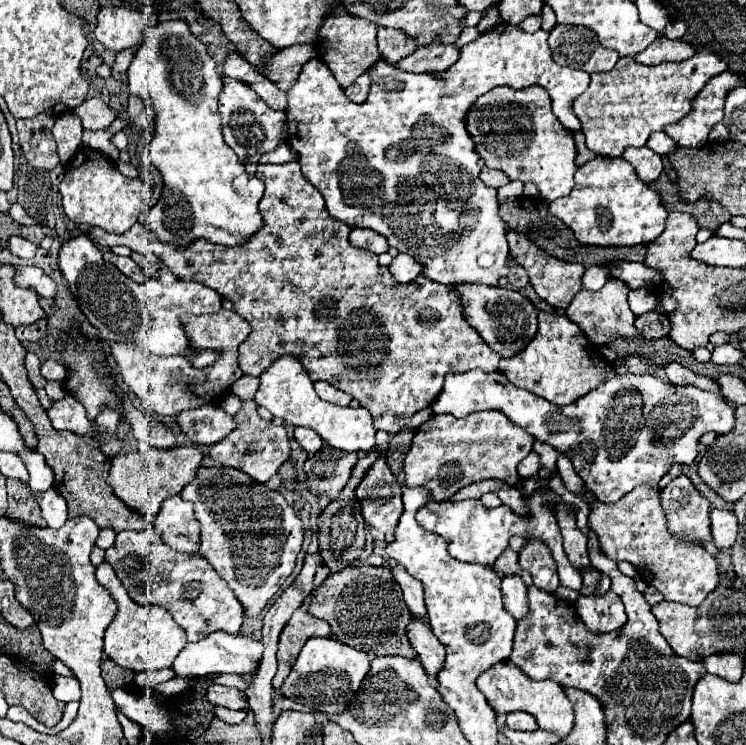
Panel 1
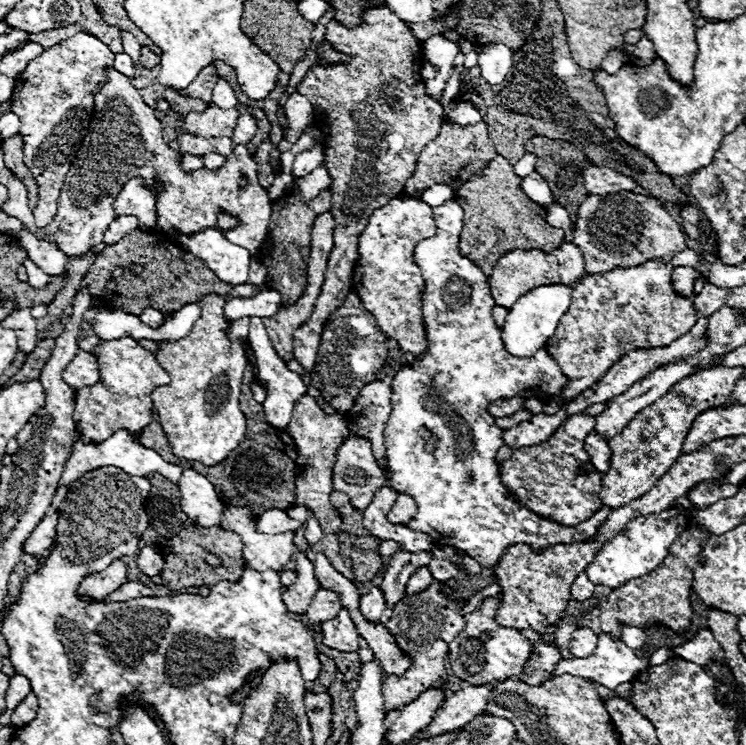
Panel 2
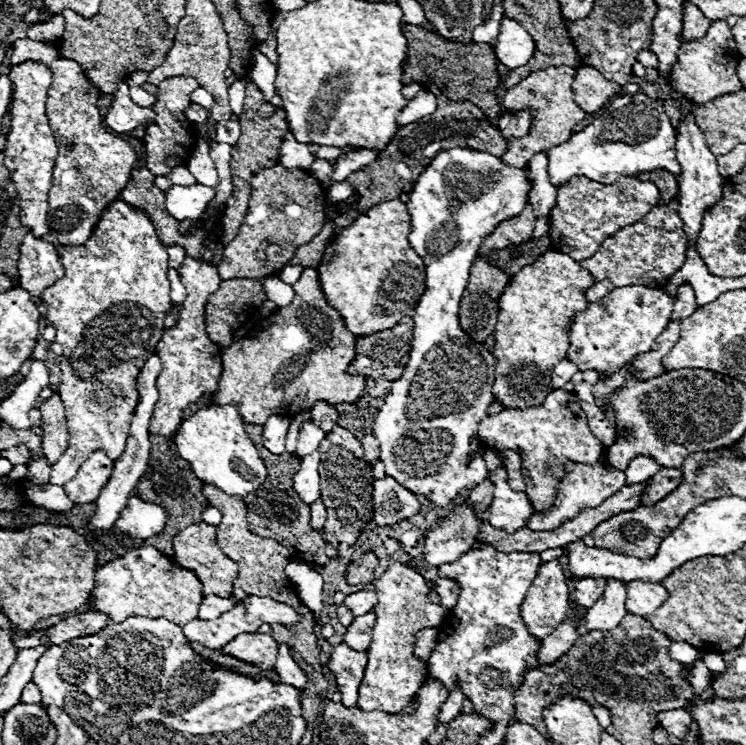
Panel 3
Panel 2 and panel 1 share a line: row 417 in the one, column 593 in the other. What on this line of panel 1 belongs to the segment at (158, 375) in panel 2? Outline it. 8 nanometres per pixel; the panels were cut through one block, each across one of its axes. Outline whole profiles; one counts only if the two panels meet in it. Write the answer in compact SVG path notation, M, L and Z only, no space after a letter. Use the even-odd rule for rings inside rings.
M702 50L682 62L662 62L658 66L642 66L632 56L620 58L612 70L592 74L588 90L574 102L574 114L582 122L586 146L598 156L622 156L628 146L638 148L644 144L660 156L672 154L676 150L674 140L656 130L682 120L692 110L692 102L704 84L724 70L728 70L724 60L710 50Z

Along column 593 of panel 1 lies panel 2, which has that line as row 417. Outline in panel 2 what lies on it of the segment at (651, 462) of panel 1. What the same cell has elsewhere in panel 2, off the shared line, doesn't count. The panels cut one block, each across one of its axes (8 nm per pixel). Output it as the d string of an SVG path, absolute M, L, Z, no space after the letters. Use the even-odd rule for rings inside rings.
M448 200L444 202L442 206L436 206L434 208L434 220L436 220L436 236L428 238L428 240L422 240L416 244L416 250L414 250L414 262L418 264L422 276L424 276L424 306L422 306L422 312L424 312L424 326L426 326L426 338L428 338L428 352L422 354L422 356L416 356L414 362L410 362L408 366L404 366L394 382L392 382L392 416L388 418L386 422L386 452L388 452L388 466L390 466L390 474L388 474L388 484L394 488L394 490L402 490L406 494L412 494L414 500L416 500L416 506L418 506L418 512L416 516L406 524L410 530L418 530L418 532L426 532L434 538L436 544L450 544L450 546L456 546L460 550L464 550L468 556L472 556L482 568L492 568L494 564L498 564L500 560L500 554L510 546L510 544L530 544L534 548L548 548L554 544L554 534L560 532L560 528L568 528L568 526L562 526L562 524L556 524L556 522L544 522L540 520L538 522L538 534L532 534L532 514L528 508L520 506L516 498L512 498L512 494L506 494L506 486L502 484L500 480L500 468L494 460L498 448L502 446L502 432L496 424L494 424L494 418L490 418L490 414L486 412L488 404L494 402L494 400L508 400L512 396L522 396L522 398L538 398L542 402L546 402L548 398L552 396L558 396L562 392L562 388L566 388L566 384L570 382L562 370L558 368L558 364L554 362L554 358L546 352L546 350L538 350L534 354L534 358L516 358L512 356L506 348L504 348L504 342L500 338L500 328L496 326L496 322L492 320L492 306L494 306L494 298L490 294L490 286L488 286L488 276L474 264L470 262L466 256L460 254L460 248L458 248L458 240L460 240L460 232L462 232L462 208L456 200ZM430 396L436 396L438 400L442 402L430 402Z

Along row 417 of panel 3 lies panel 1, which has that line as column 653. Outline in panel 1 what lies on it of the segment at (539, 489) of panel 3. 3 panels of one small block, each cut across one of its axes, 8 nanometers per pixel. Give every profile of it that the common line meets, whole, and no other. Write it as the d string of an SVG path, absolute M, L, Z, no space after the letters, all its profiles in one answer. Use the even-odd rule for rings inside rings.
M638 486L616 504L596 502L590 510L590 528L600 540L602 552L612 560L634 564L640 576L654 586L664 600L686 606L700 606L718 586L718 566L712 554L698 544L682 544L666 530L666 516L660 506L658 486Z

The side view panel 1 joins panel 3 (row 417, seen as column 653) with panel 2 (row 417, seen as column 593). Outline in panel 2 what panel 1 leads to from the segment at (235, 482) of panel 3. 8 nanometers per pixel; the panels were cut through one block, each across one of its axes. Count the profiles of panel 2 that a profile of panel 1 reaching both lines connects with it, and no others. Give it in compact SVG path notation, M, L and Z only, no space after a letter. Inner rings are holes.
M208 294L204 296L200 306L200 320L194 324L194 328L188 332L188 336L180 340L158 340L160 350L156 352L156 360L170 372L170 384L158 386L152 392L152 402L158 410L160 424L168 436L168 442L172 446L172 452L178 458L186 460L200 460L206 466L222 462L246 436L246 416L240 412L238 396L240 396L240 384L242 384L242 372L246 366L246 338L232 342L228 338L230 322L224 318L224 306L228 298L220 294Z

